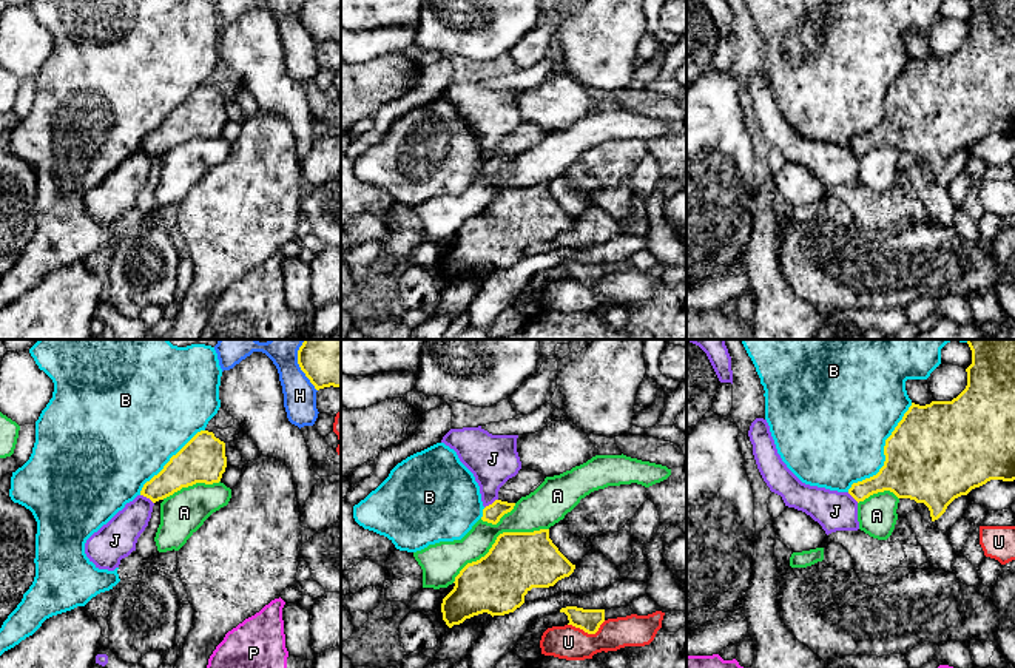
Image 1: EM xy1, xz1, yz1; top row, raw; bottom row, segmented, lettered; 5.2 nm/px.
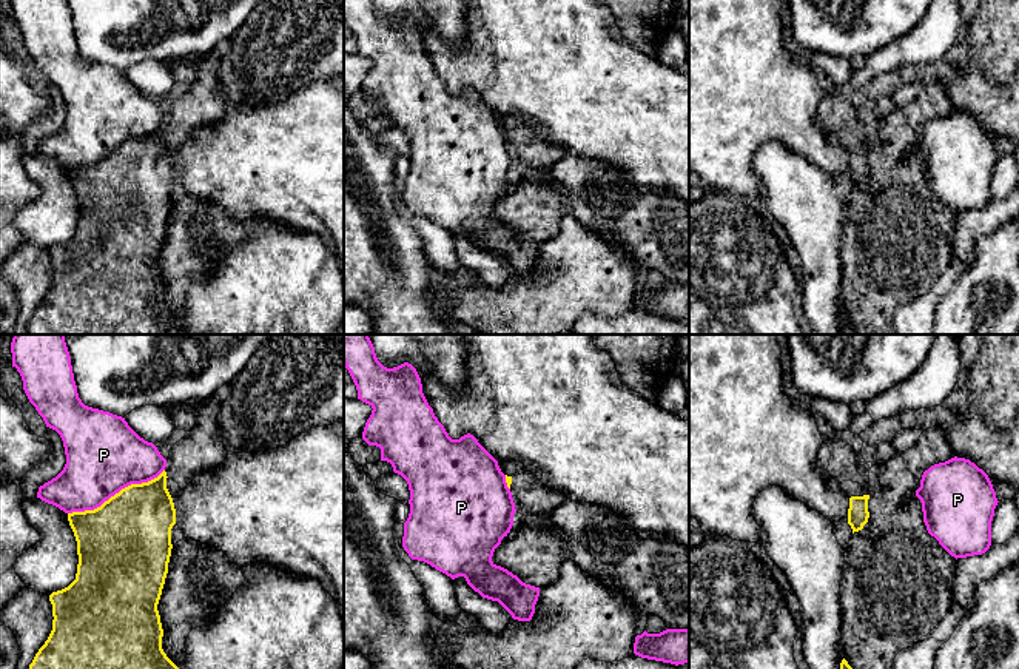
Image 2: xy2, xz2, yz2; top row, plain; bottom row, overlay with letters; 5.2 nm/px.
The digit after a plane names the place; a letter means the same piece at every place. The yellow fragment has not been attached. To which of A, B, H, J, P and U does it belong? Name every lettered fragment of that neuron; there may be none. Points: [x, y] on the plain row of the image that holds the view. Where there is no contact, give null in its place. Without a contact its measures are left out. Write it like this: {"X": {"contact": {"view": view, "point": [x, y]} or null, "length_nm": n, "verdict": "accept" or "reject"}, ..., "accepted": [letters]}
{"A": {"contact": {"view": "xz1", "point": [497, 193]}, "length_nm": 600, "verdict": "reject"}, "B": {"contact": {"view": "yz1", "point": [884, 108]}, "length_nm": 550, "verdict": "reject"}, "H": {"contact": {"view": "xy1", "point": [301, 23]}, "length_nm": 260, "verdict": "reject"}, "J": {"contact": {"view": "xy1", "point": [147, 151]}, "length_nm": 90, "verdict": "reject"}, "P": {"contact": {"view": "xy2", "point": [116, 148]}, "length_nm": 550, "verdict": "reject"}, "U": {"contact": {"view": "xz1", "point": [586, 286]}, "length_nm": 200, "verdict": "reject"}, "accepted": []}

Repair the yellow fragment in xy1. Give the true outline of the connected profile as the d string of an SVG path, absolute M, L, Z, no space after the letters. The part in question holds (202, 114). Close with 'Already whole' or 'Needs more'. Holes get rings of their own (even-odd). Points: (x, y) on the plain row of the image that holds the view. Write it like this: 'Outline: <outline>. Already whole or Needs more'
Outline: M201 85L143 139L140 150L156 157L196 137L219 137L225 122L225 97Z. Already whole

